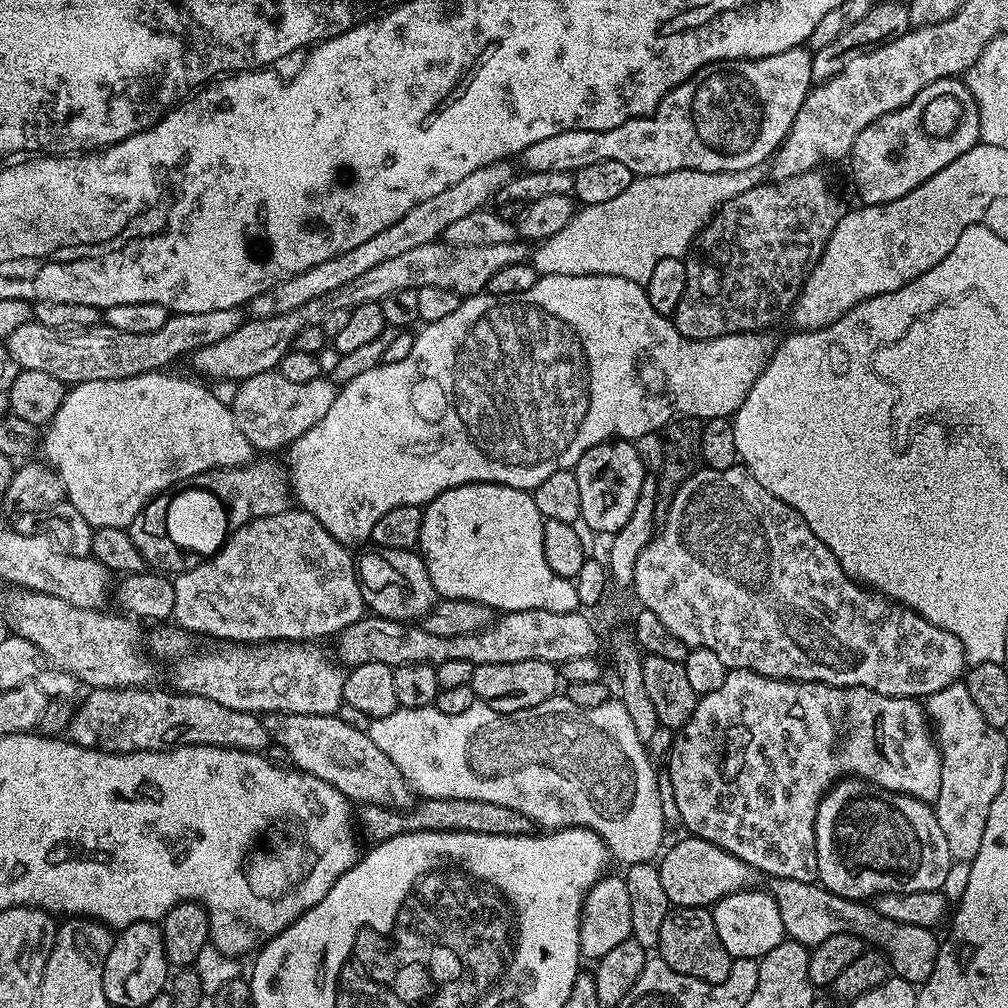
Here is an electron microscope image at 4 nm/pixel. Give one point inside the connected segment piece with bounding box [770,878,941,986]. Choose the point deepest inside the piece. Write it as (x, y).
(811, 914)

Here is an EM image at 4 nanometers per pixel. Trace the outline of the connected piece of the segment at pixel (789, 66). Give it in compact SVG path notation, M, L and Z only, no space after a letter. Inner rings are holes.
M807 47L791 48L777 56L764 56L760 60L721 60L718 64L708 64L704 68L698 69L686 82L682 82L674 90L670 90L660 100L660 105L648 116L639 116L633 120L622 122L622 126L614 126L610 133L608 130L562 130L562 134L554 134L551 138L541 138L534 142L534 146L526 146L522 154L524 168L530 172L567 172L575 174L582 170L582 166L590 166L594 162L606 162L615 160L622 162L631 170L633 177L637 176L657 176L658 174L670 174L674 170L689 168L699 172L737 172L746 170L750 166L763 165L777 151L777 148L787 139L788 131L792 128L794 118L800 113L802 102L808 97L808 93L814 87L812 78L812 55ZM607 140L612 140L612 150L608 150Z

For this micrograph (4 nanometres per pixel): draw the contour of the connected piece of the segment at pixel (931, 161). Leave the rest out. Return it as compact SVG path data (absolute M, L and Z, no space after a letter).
M960 78L935 80L922 89L909 104L898 110L887 112L858 134L850 153L852 176L856 179L856 192L860 195L859 203L889 204L922 186L926 178L934 178L942 166L950 166L954 158L966 154L980 140L980 115L976 100L970 94L967 83Z

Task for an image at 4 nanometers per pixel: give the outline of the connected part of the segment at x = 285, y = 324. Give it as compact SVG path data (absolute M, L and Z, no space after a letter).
M443 239L432 240L429 244L414 246L414 250L409 250L406 254L398 254L398 258L390 258L390 262L370 266L366 274L346 282L346 286L338 286L338 290L330 290L330 294L322 294L322 298L310 298L310 302L294 310L277 316L247 319L241 323L238 330L234 330L234 334L222 338L222 342L214 342L214 346L202 346L198 352L191 353L190 360L201 372L199 373L201 377L209 376L212 380L239 382L254 374L279 369L280 359L286 353L293 351L301 333L308 327L323 325L326 316L333 310L351 312L353 308L366 302L379 302L394 290L417 289L422 286L439 286L441 290L450 290L461 298L475 296L487 289L490 278L494 278L498 270L506 266L523 264L529 256L529 245L524 242L474 246L450 244Z

